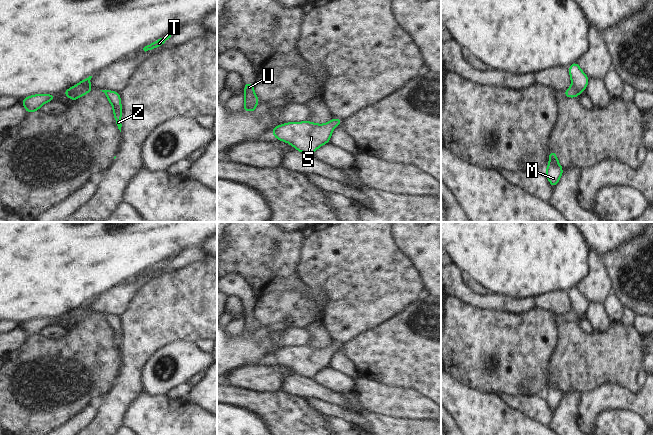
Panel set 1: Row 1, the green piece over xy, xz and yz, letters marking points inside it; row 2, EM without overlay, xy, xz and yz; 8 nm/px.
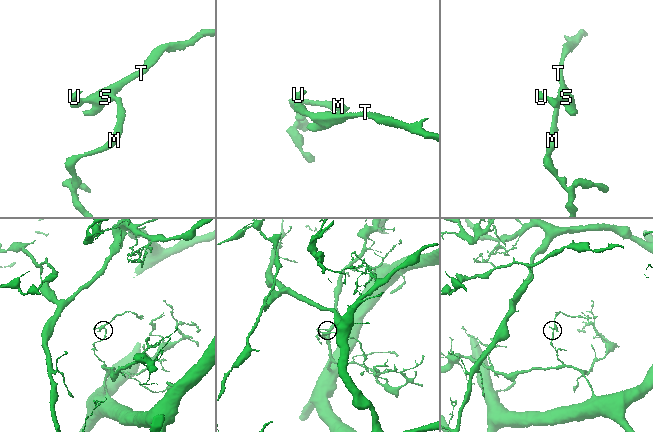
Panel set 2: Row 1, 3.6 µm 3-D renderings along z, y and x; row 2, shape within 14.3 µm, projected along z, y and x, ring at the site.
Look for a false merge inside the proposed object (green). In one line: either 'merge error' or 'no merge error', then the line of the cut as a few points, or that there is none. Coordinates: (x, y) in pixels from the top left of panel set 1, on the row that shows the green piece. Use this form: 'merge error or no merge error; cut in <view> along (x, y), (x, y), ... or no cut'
no merge error; no cut

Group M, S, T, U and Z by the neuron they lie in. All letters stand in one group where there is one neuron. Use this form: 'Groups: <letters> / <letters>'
Groups: M S T U Z

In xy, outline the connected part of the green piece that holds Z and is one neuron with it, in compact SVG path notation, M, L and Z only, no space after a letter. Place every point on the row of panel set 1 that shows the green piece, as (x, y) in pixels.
M102 90L105 93L107 99L113 107L113 114L115 118L115 122L118 126L118 129L121 132L121 117L122 117L122 106L121 106L121 98L119 92L114 92L111 90Z

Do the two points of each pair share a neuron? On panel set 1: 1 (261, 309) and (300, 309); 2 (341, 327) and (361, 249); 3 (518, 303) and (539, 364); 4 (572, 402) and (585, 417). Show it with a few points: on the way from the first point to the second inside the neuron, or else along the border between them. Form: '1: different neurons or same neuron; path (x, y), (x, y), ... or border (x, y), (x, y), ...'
1: same neuron; path (271, 309), (290, 309)
2: same neuron; path (352, 308), (361, 295), (361, 268)
3: different neurons; border (536, 306), (520, 313), (507, 313), (498, 310)
4: different neurons; border (582, 394), (578, 405), (577, 424)

